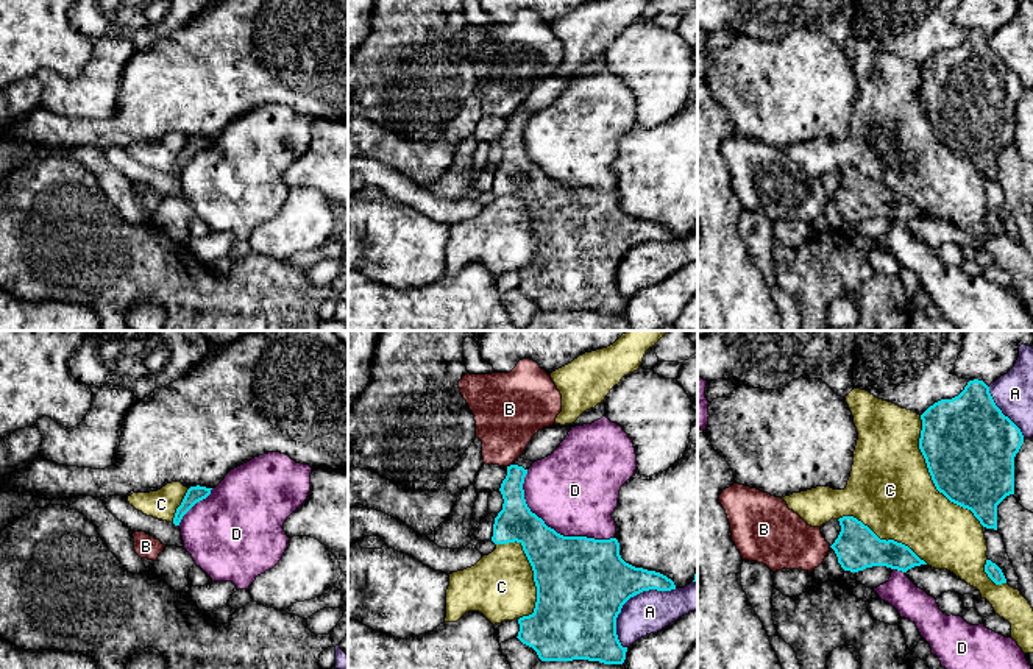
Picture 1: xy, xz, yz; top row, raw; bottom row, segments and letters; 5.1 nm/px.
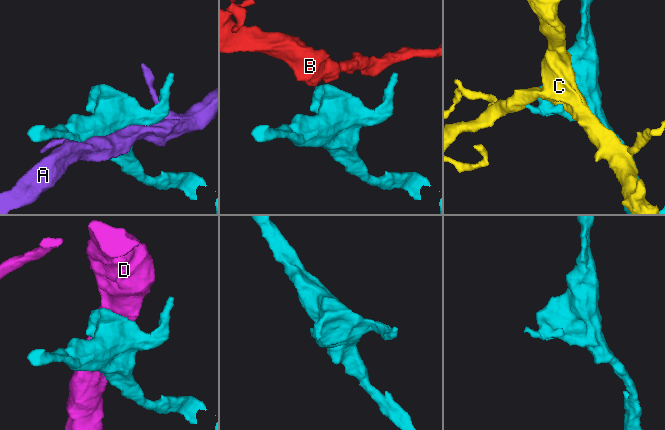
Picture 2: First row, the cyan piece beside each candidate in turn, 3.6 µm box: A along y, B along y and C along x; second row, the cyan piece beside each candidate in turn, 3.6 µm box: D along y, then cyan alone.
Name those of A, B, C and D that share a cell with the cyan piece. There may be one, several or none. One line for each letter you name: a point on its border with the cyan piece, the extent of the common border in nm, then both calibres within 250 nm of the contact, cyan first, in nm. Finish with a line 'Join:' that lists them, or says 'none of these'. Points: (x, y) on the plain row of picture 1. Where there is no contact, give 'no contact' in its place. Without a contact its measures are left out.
Join: none of these

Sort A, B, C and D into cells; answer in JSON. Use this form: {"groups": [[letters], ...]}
{"groups": [["A"], ["B"], ["C"], ["D"]]}

